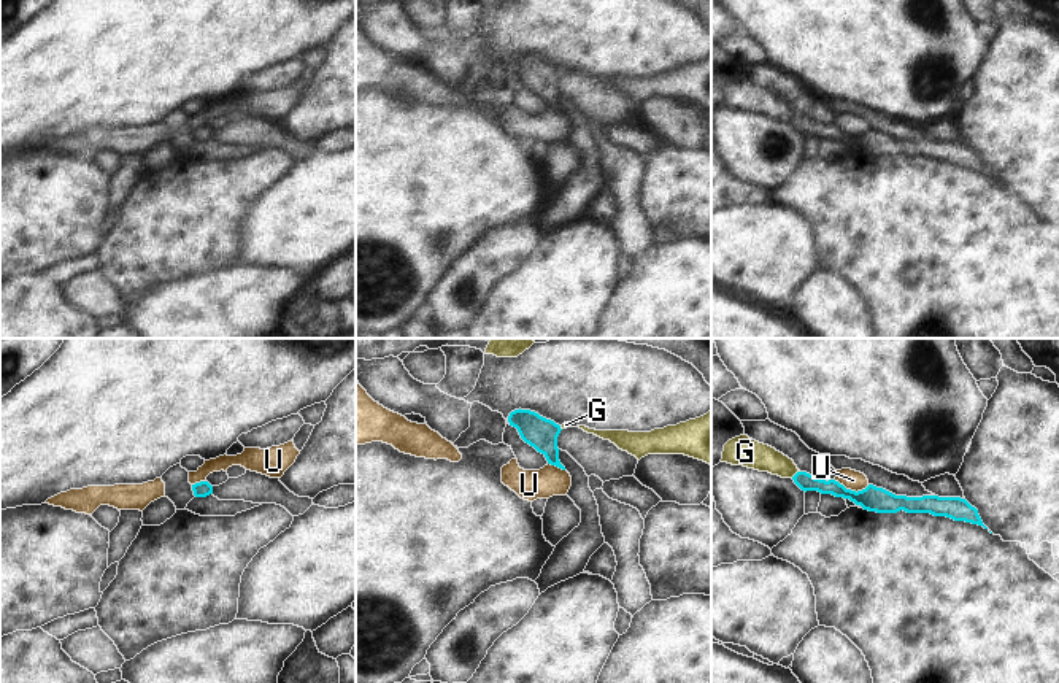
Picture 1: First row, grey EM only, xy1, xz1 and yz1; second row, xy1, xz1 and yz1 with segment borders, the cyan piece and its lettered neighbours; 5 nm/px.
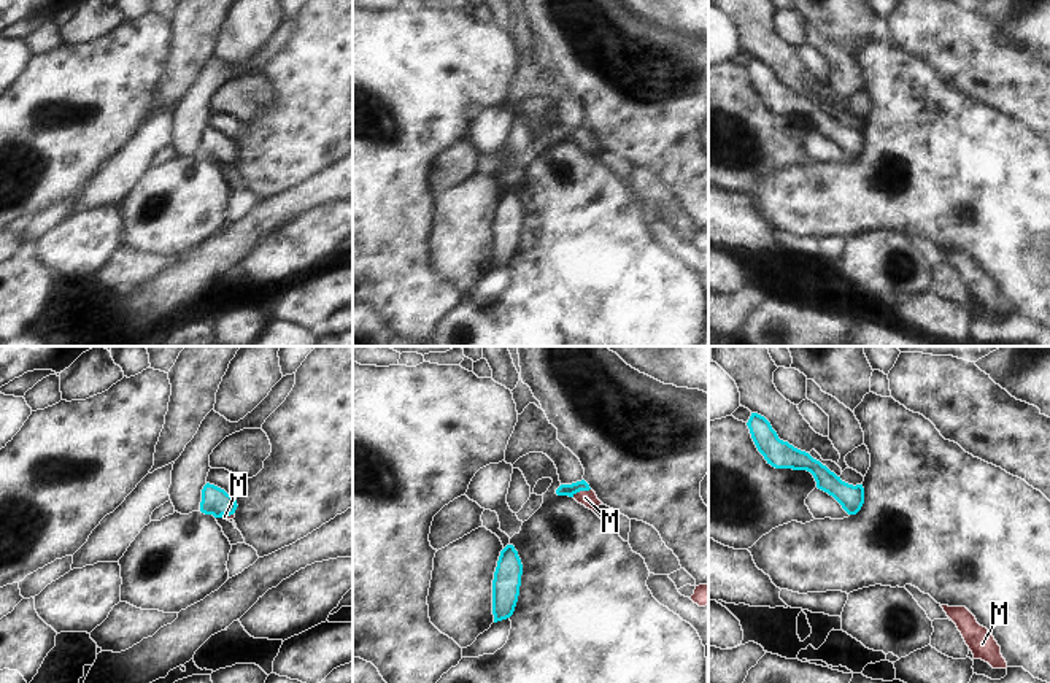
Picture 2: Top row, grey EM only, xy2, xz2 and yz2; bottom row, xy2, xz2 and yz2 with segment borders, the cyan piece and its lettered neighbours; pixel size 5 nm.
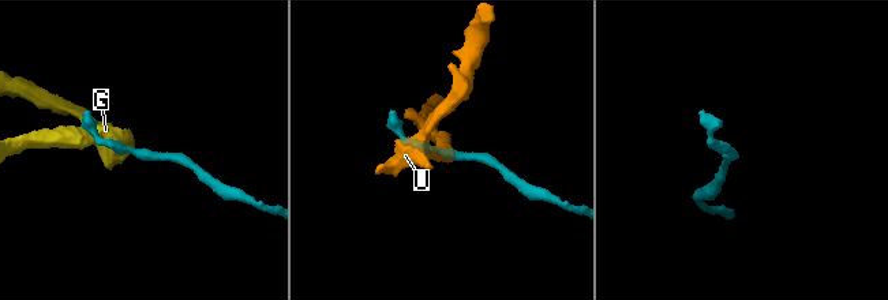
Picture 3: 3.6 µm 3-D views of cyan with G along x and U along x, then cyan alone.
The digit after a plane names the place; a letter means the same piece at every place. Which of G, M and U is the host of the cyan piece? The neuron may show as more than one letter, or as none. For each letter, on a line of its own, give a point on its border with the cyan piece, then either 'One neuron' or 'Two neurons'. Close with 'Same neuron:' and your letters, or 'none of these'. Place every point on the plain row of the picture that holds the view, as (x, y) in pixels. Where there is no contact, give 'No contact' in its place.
G: Touches cyan at yz1 (796, 118). Two neurons
M: Touches cyan at xz2 (580, 134). One neuron
U: Touches cyan at yz1 (850, 134). Two neurons
Same neuron: M

